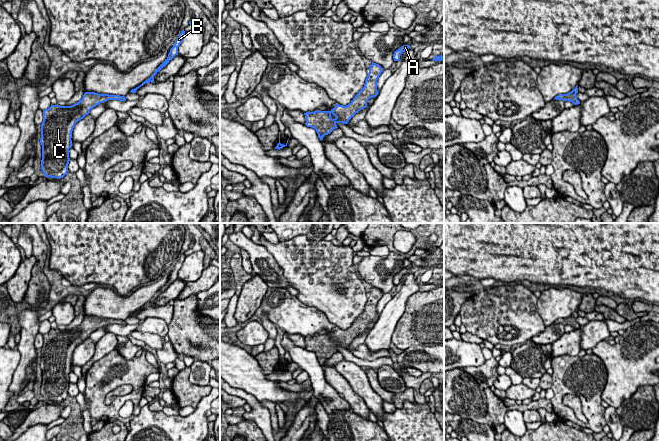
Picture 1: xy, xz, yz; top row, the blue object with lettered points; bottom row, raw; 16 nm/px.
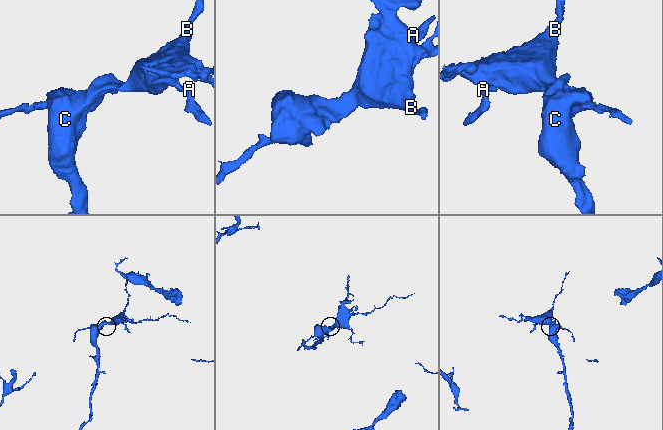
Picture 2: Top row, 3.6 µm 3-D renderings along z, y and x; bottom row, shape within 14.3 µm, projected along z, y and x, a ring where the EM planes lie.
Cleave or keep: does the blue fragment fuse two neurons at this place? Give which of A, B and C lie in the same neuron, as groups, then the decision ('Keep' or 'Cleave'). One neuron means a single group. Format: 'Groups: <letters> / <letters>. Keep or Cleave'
Groups: A B C. Keep

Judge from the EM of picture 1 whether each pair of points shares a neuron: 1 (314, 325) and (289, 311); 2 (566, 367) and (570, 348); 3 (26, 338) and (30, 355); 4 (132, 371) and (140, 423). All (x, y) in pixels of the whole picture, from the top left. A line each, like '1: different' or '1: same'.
1: same
2: different
3: same
4: different

